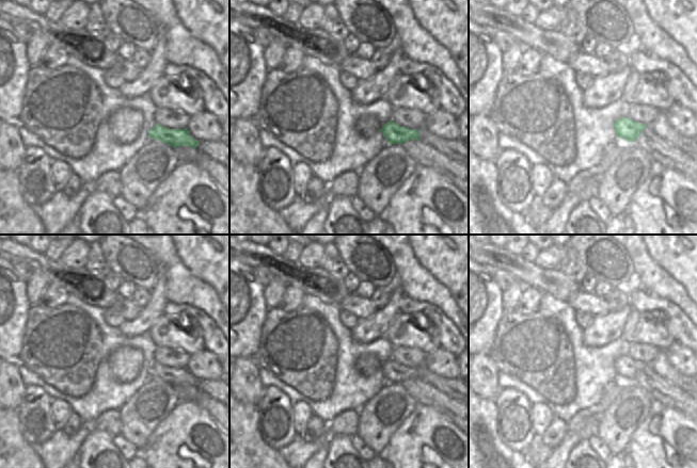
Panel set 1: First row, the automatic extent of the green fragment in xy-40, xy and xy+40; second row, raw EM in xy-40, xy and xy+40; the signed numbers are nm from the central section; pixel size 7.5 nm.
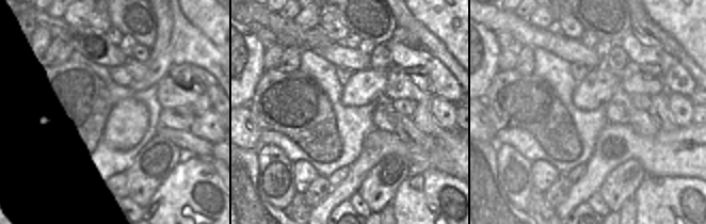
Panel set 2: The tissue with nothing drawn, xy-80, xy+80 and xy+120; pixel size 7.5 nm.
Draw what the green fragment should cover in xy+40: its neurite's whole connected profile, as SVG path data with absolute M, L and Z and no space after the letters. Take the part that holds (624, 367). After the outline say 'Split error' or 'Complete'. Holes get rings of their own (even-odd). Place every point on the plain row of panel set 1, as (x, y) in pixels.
M629 356L619 357L614 361L614 369L618 376L628 381L635 381L647 364L636 361Z. Complete.

